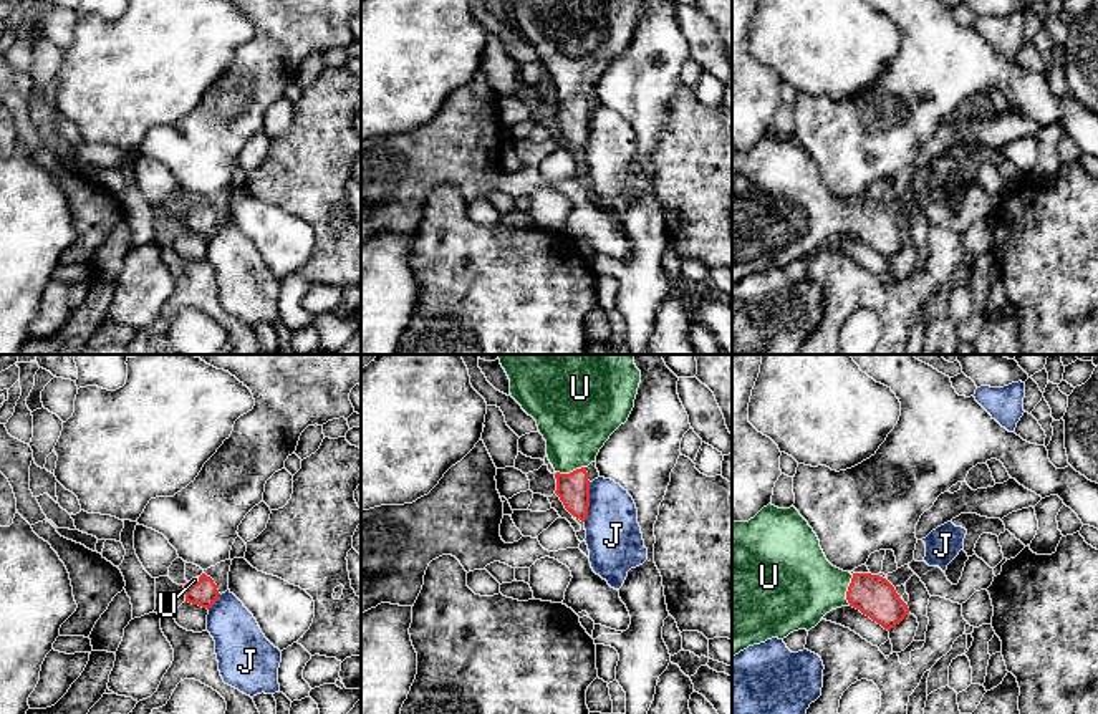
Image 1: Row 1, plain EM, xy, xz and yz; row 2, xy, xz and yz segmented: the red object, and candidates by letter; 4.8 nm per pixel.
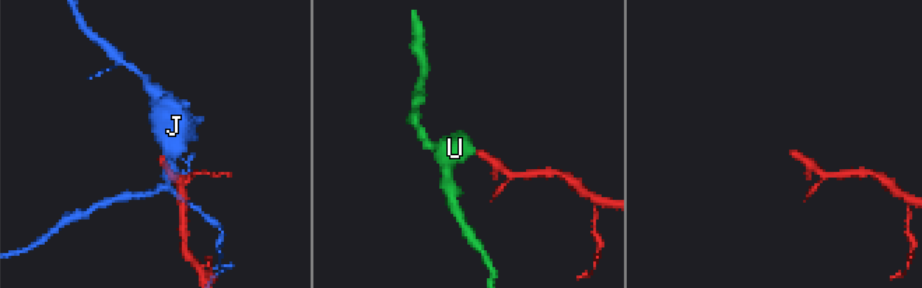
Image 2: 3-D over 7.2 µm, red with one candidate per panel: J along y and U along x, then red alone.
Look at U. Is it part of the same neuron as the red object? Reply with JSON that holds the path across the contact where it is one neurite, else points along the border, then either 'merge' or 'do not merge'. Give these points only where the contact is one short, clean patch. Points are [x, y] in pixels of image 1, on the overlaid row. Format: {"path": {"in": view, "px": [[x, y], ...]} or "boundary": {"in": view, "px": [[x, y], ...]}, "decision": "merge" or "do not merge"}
{"path": {"in": "yz", "px": [[873, 595], [862, 590], [848, 590], [797, 585]]}, "decision": "merge"}

